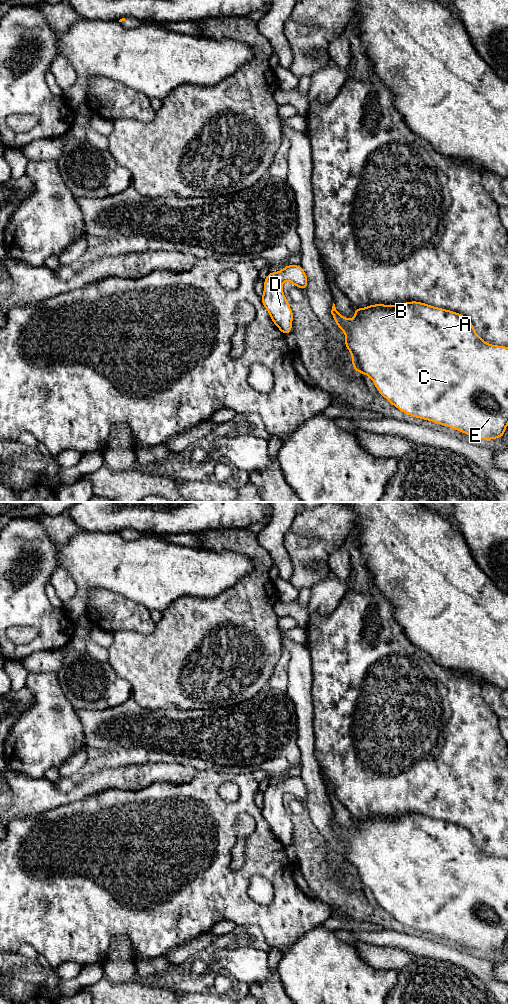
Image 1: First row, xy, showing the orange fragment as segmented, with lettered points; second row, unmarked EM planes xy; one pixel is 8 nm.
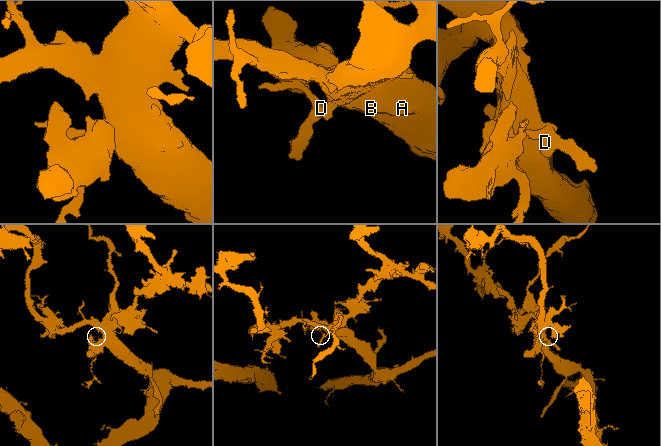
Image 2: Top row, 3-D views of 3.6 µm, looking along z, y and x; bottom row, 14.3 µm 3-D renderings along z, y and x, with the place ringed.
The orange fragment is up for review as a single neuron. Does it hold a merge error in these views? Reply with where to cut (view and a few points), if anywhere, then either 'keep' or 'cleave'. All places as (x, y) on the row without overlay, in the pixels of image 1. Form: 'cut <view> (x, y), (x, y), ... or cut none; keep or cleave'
cut none; keep

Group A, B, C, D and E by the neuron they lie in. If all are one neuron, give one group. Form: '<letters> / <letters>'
A B C D E

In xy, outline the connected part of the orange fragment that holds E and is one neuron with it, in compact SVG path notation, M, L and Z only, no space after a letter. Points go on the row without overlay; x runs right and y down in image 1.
M411 813L396 817L374 816L365 820L354 820L355 828L348 831L342 828L333 815L331 826L337 838L345 845L345 859L352 868L354 883L371 890L378 904L393 918L407 927L436 936L445 937L469 948L483 952L493 952L504 949L508 938L508 859L491 857L485 854L474 842L472 834L465 828L447 821Z

